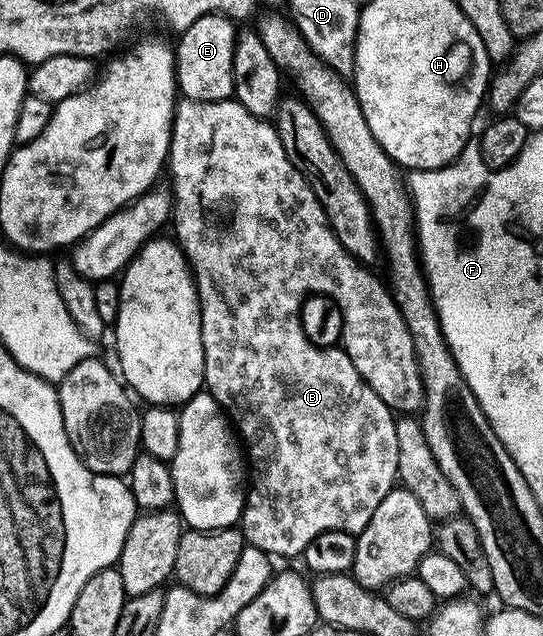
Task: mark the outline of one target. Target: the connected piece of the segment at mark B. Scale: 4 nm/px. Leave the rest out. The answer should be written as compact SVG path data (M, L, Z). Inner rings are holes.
M182 97L173 113L167 174L173 177L171 227L173 226L174 232L172 233L181 249L185 251L185 260L193 272L193 280L197 284L197 298L201 302L205 386L208 393L212 394L213 399L221 405L221 409L235 423L243 439L243 450L247 455L248 465L251 467L251 481L247 486L245 507L239 523L242 536L248 545L259 548L264 554L270 556L278 554L281 558L293 558L296 554L297 557L304 555L307 544L311 544L311 540L315 540L319 532L346 530L348 534L354 536L360 534L363 528L367 528L371 516L375 516L375 508L379 508L379 500L383 500L383 496L390 494L399 482L397 477L399 443L395 437L397 418L389 411L389 406L393 410L398 410L396 412L398 415L413 416L425 404L421 369L419 360L415 356L415 340L411 332L407 332L407 320L403 320L403 312L397 310L393 295L389 293L386 283L382 279L380 282L369 271L372 269L368 265L351 257L347 248L339 244L319 200L315 200L315 192L311 192L307 180L298 172L295 164L287 160L287 152L283 152L283 144L277 139L276 125L259 116L251 116L247 108L243 108L243 104L235 100L204 102ZM311 294L325 294L331 300L335 300L335 304L339 304L345 316L343 347L345 346L354 368L357 369L351 371L350 374L333 374L334 351L311 344L311 340L307 340L303 332L301 305Z

